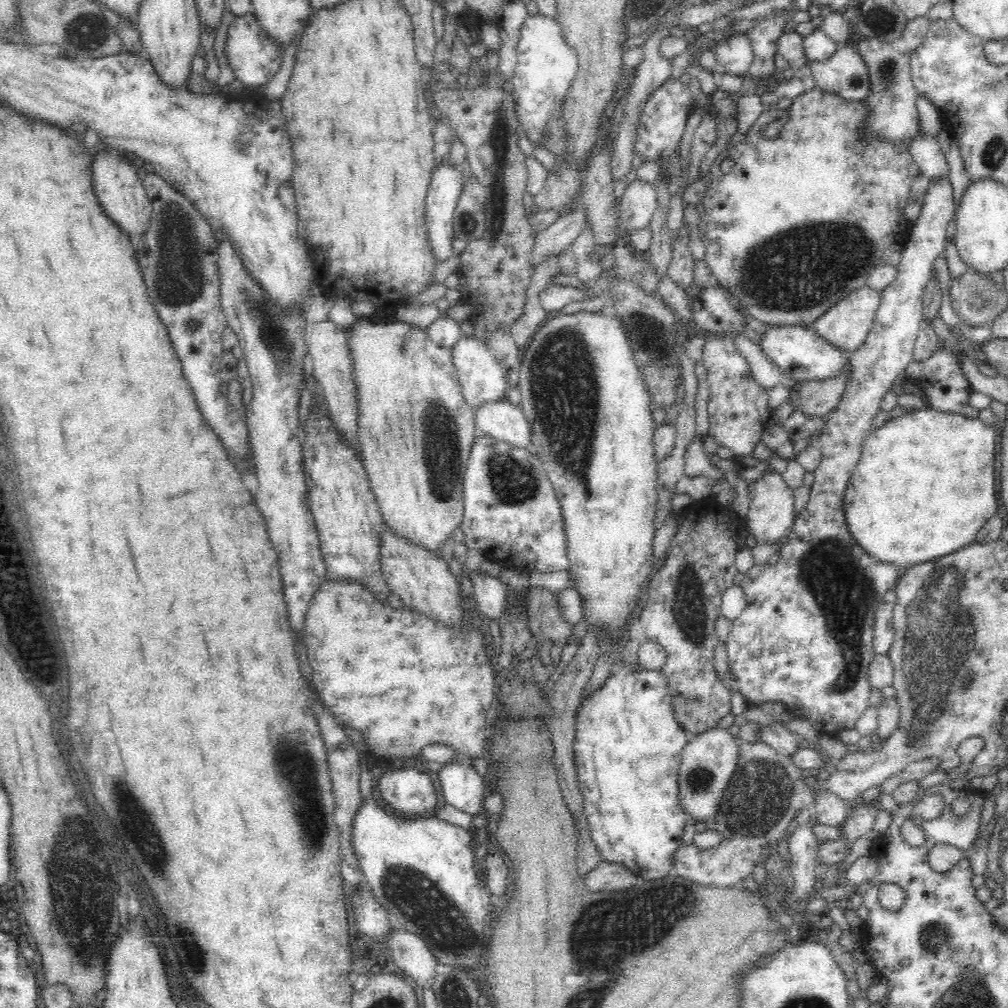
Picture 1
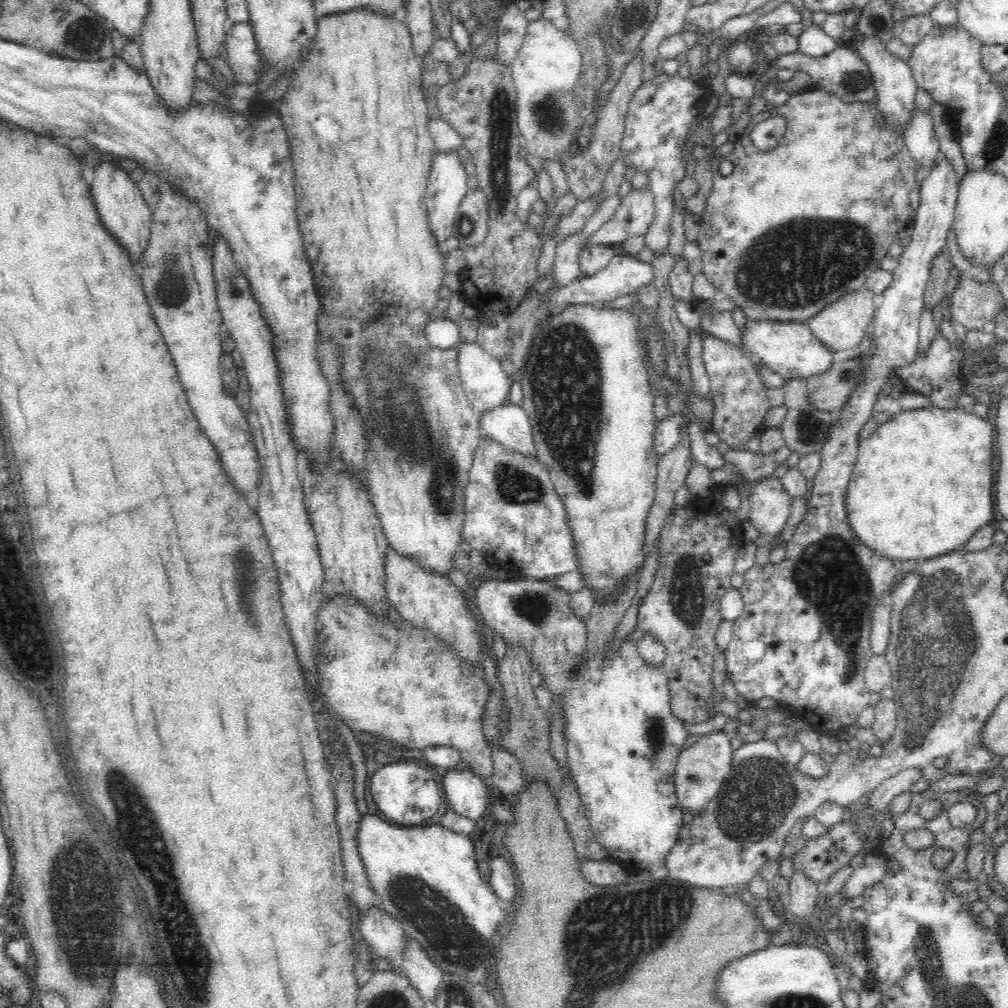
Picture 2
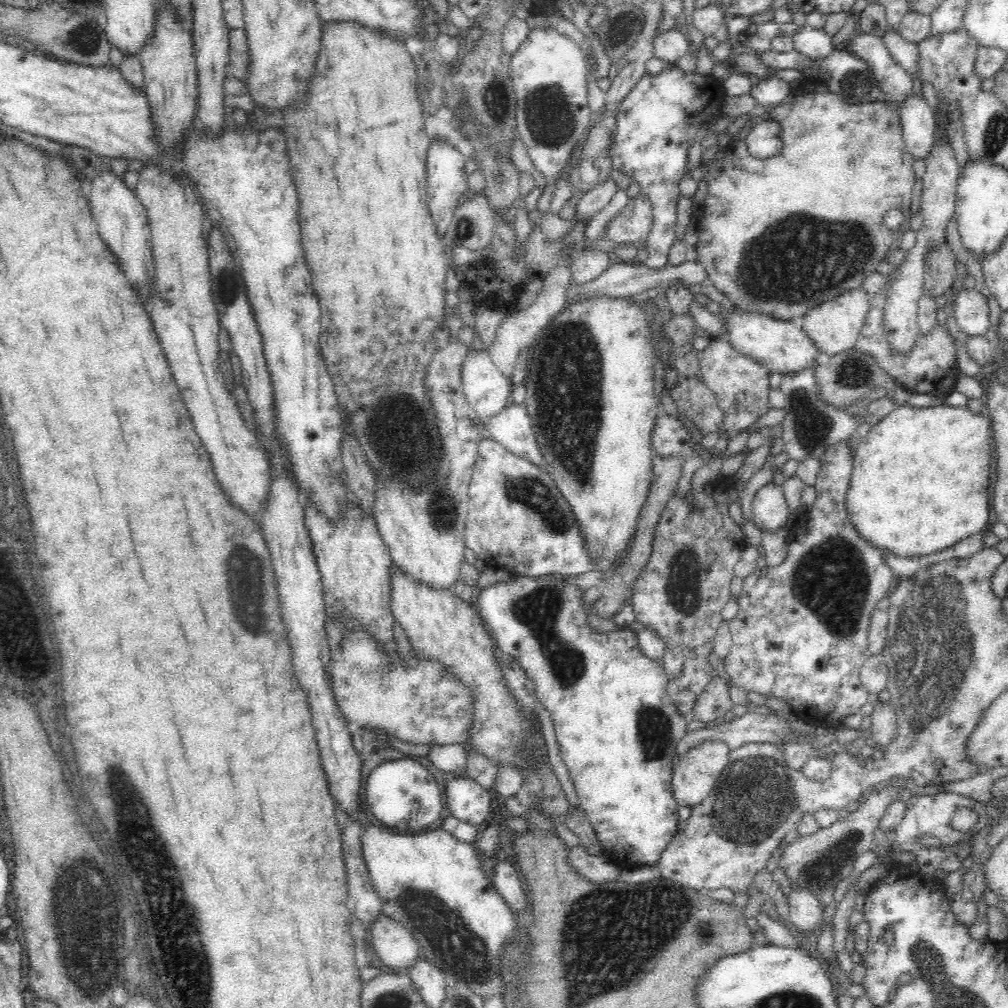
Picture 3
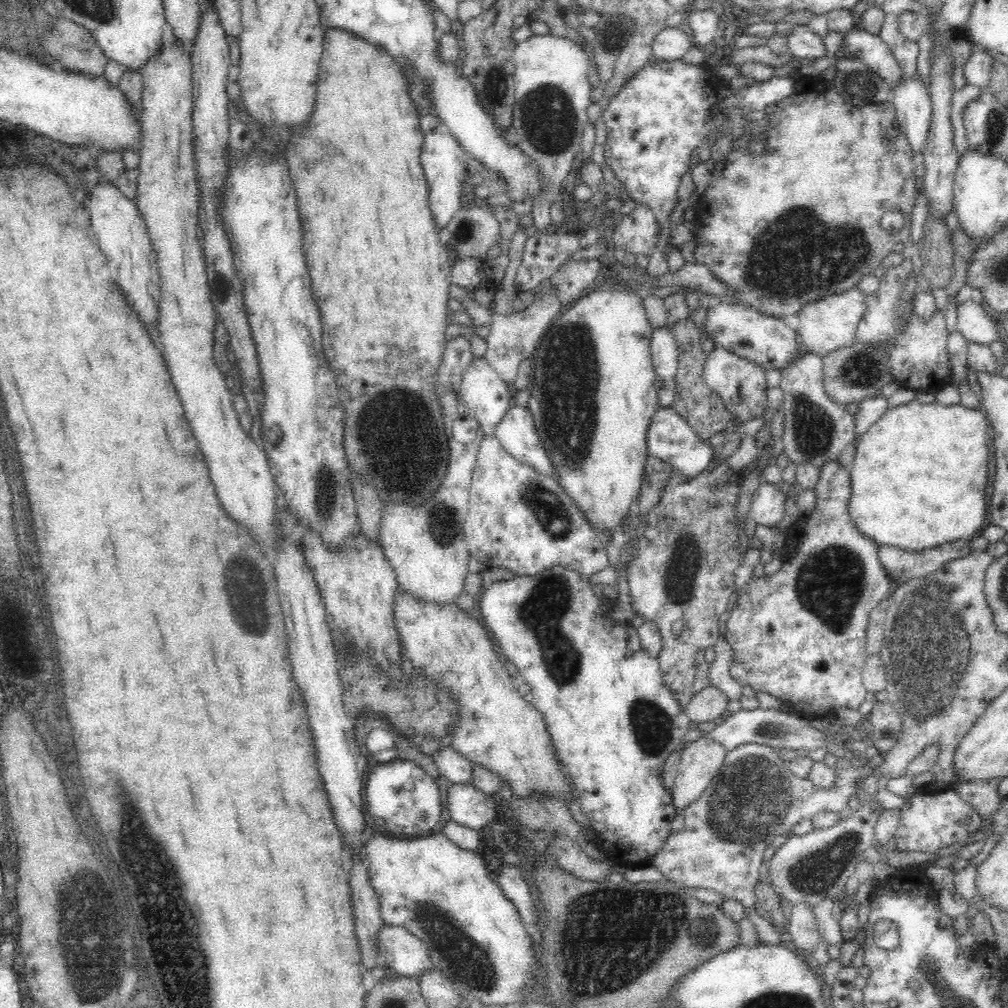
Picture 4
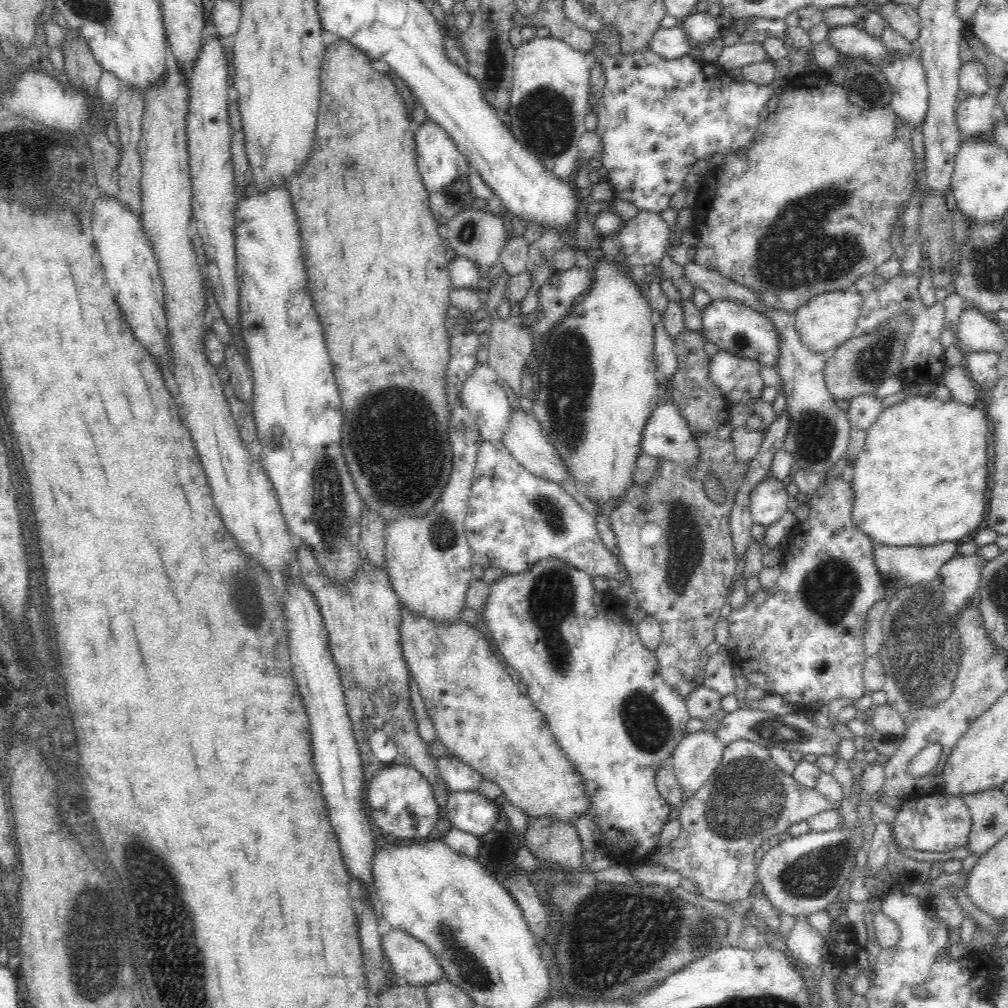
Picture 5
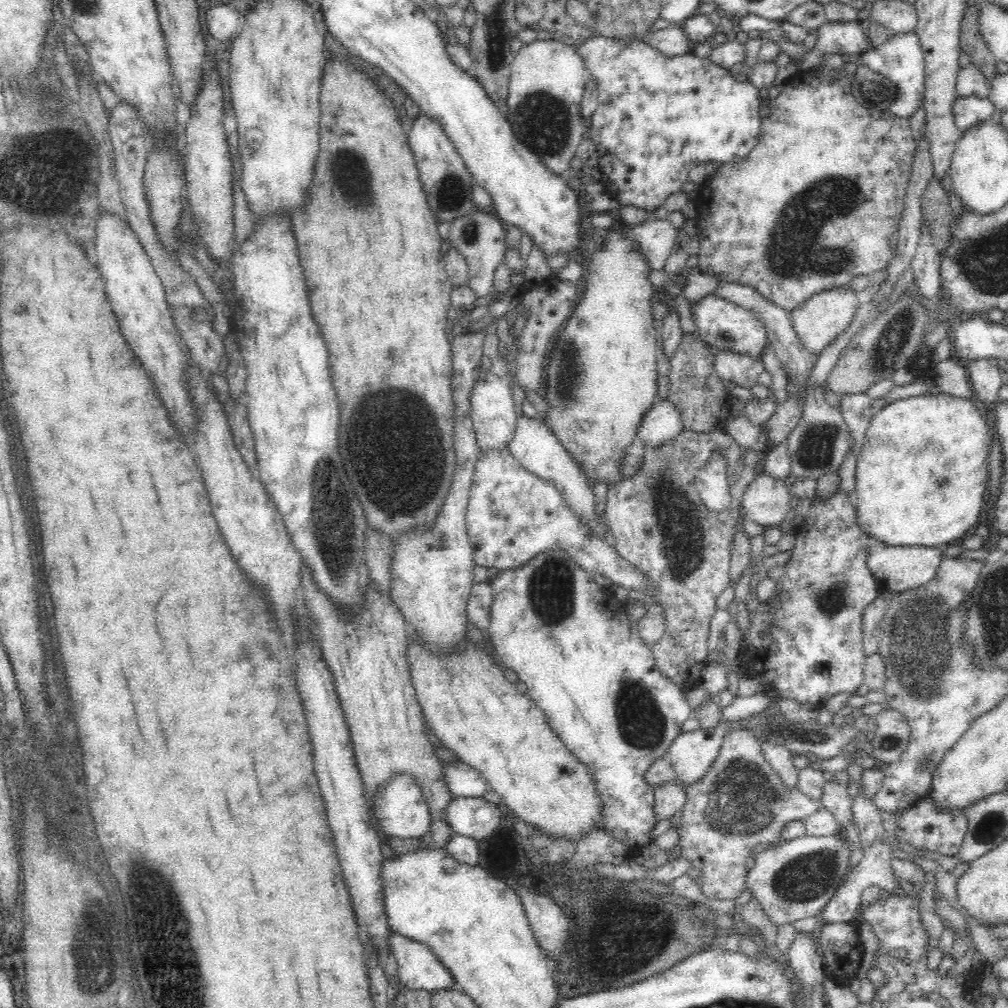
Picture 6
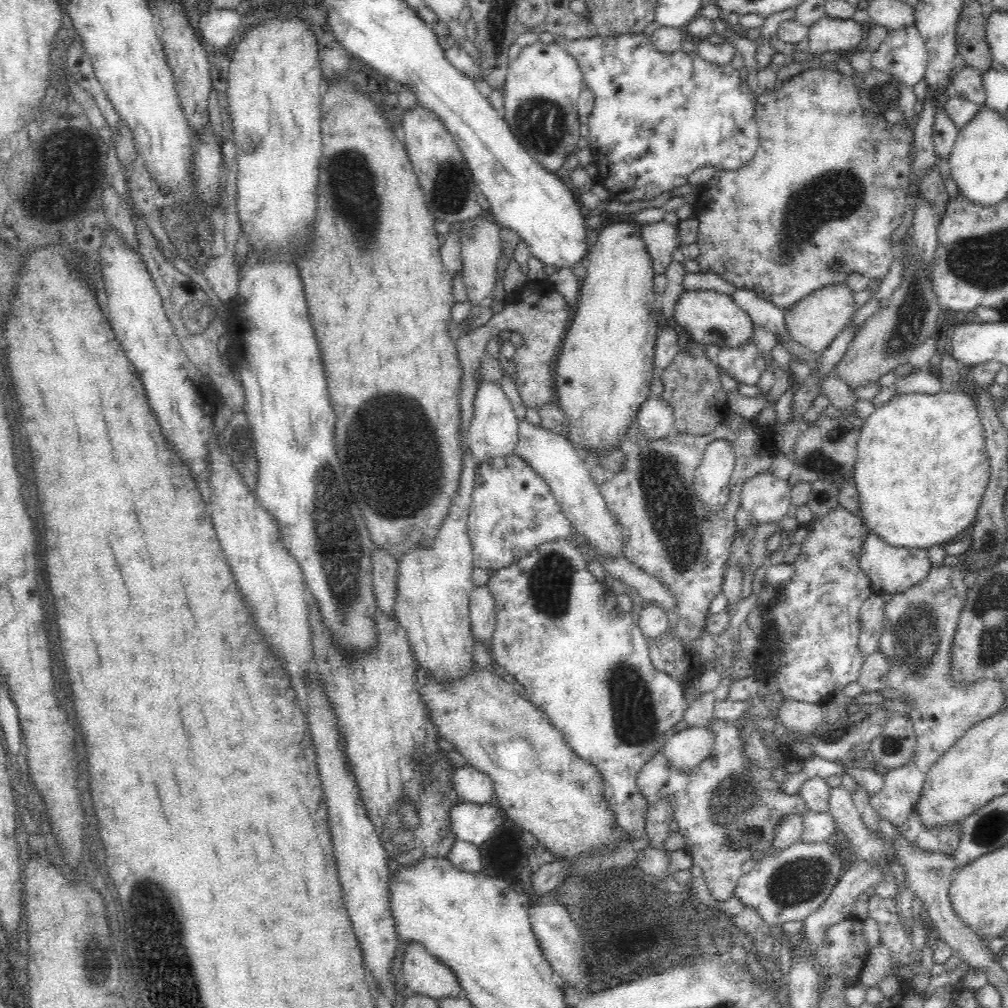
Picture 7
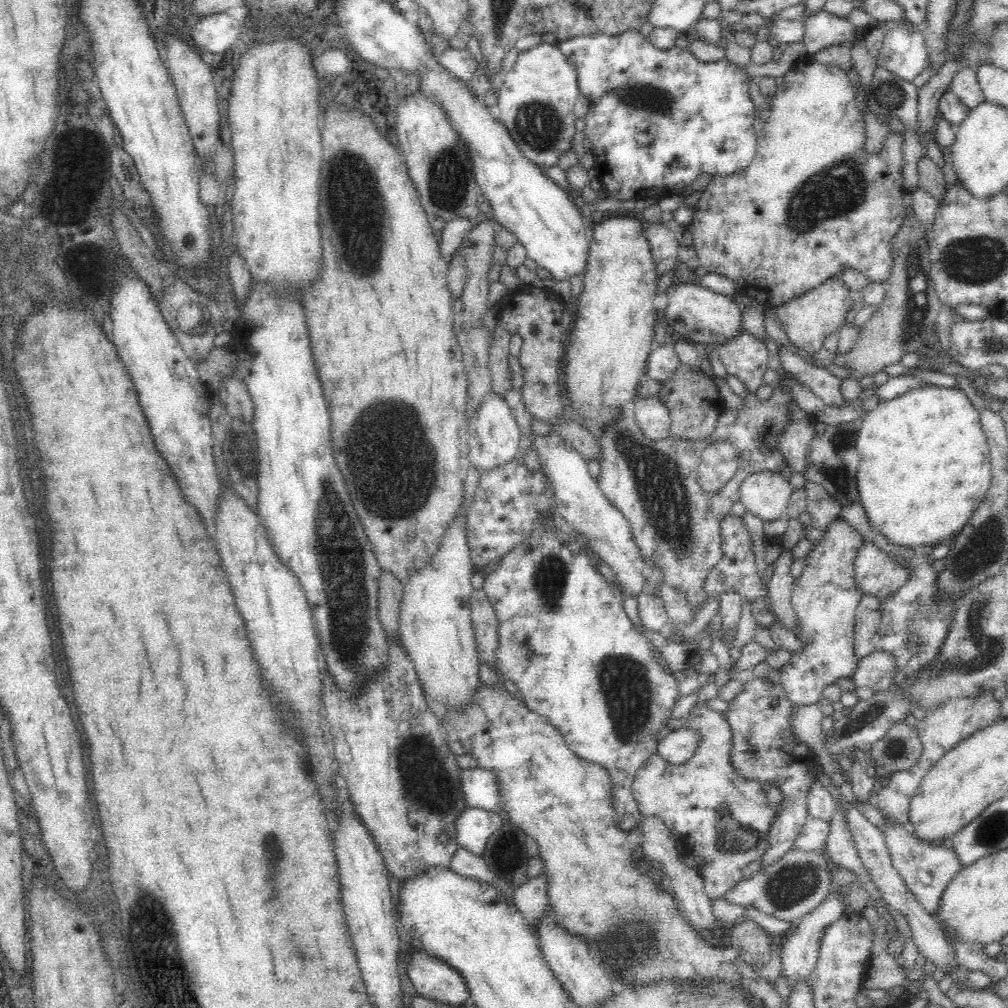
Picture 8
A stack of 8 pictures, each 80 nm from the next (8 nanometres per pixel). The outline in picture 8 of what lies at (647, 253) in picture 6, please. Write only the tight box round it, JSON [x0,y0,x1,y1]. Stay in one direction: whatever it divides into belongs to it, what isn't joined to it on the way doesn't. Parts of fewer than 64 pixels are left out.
[645,223,683,277]

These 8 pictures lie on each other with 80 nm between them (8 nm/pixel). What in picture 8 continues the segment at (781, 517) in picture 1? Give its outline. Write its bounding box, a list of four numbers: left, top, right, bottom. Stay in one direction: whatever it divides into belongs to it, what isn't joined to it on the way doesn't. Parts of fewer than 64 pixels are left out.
[739,472,794,522]

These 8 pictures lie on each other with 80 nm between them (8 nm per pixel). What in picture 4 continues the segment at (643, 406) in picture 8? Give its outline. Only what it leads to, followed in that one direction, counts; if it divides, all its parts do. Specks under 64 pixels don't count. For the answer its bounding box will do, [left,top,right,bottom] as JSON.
[646,406,715,479]

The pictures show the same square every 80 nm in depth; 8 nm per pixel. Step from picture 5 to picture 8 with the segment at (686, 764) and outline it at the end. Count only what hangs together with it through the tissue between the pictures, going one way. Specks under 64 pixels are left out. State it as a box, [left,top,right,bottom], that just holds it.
[656,730,698,764]

